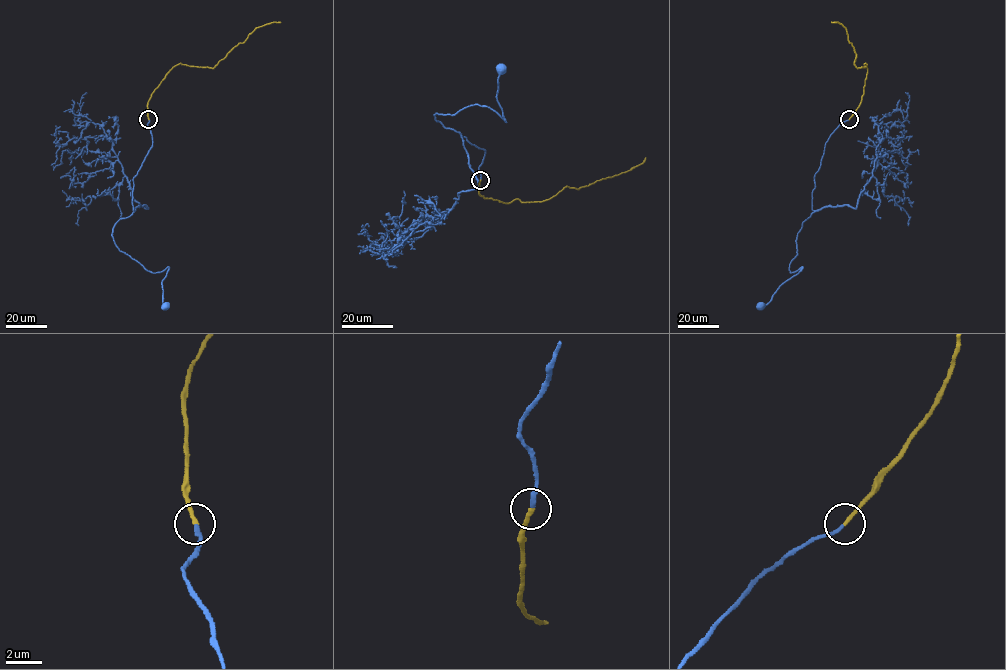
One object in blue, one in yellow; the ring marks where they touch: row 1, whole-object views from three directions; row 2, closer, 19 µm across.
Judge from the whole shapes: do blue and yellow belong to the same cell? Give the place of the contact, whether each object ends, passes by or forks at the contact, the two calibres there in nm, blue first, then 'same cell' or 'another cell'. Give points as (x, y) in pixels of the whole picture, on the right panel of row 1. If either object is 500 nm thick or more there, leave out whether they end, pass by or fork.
place (849, 119); blue ends; yellow ends; calibres 200 and 240 nm; same cell

